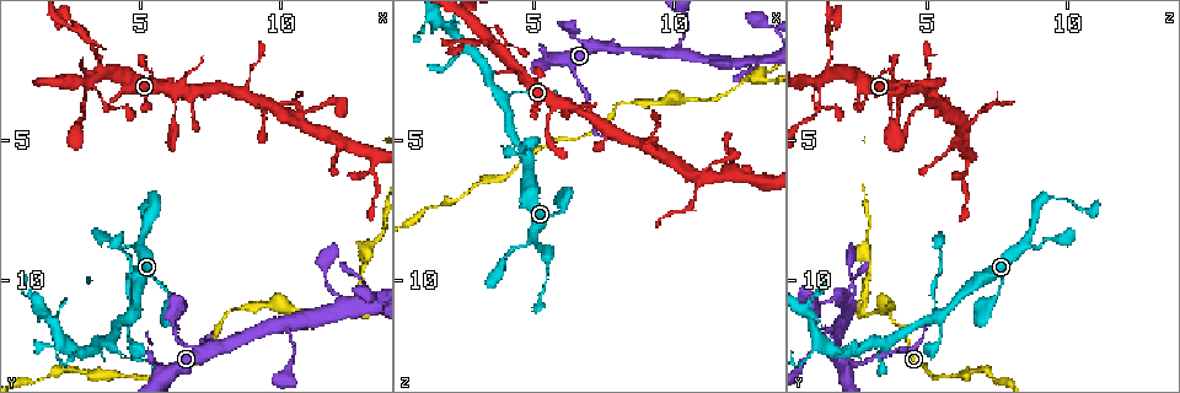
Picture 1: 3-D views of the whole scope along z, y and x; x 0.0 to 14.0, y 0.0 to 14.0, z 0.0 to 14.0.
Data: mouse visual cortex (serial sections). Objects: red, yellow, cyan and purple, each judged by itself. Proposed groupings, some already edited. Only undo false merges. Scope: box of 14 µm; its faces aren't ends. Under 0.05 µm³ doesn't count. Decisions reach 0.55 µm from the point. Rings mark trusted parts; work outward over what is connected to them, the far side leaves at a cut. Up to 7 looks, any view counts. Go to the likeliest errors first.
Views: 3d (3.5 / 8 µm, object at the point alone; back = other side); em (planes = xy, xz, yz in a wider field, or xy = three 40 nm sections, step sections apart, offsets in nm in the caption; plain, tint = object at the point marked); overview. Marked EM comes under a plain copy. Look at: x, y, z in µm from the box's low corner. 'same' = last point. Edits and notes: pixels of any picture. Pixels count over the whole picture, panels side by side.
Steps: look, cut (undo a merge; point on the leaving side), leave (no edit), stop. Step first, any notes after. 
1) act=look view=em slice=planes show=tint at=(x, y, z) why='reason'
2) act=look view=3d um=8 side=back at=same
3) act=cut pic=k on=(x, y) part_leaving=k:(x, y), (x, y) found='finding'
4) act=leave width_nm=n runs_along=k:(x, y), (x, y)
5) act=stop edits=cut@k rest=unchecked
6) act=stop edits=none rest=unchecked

act=look view=3d um=3.5 at=(12.6, 11.2, 2.9) why='three arms meet'

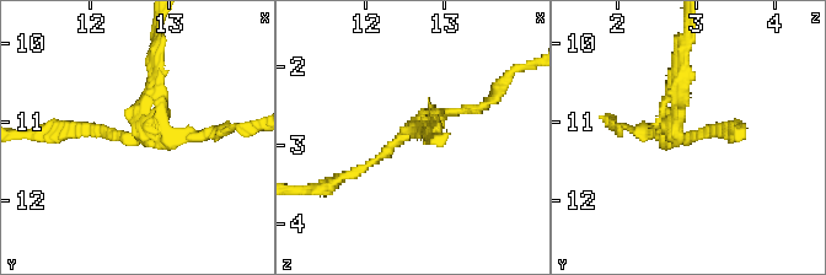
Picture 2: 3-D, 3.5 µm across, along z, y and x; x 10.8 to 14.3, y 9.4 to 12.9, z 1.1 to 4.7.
act=look view=em slice=xy step=2 show=tint at=(12.60, 11.25, 2.85) arms=3 arm_widths_nm=150,150,200

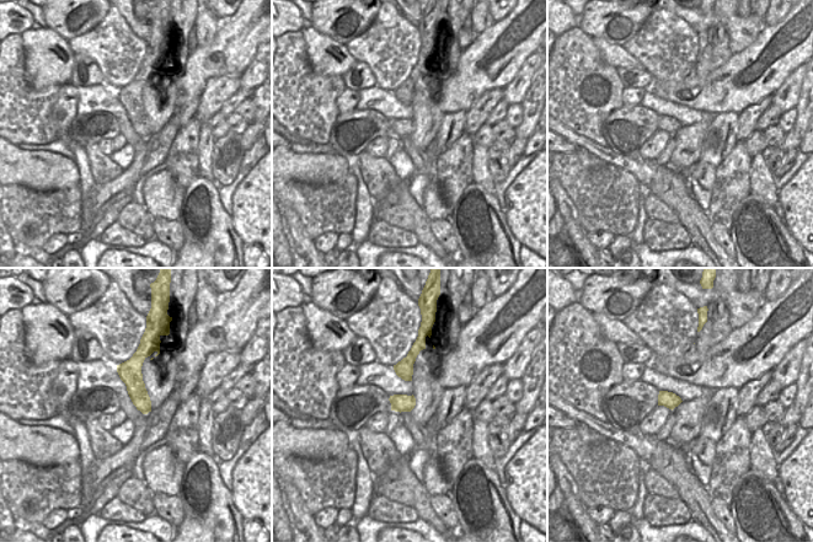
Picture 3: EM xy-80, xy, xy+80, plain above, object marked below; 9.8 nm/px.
act=look view=em slice=planes show=tint at=same why='another direction'

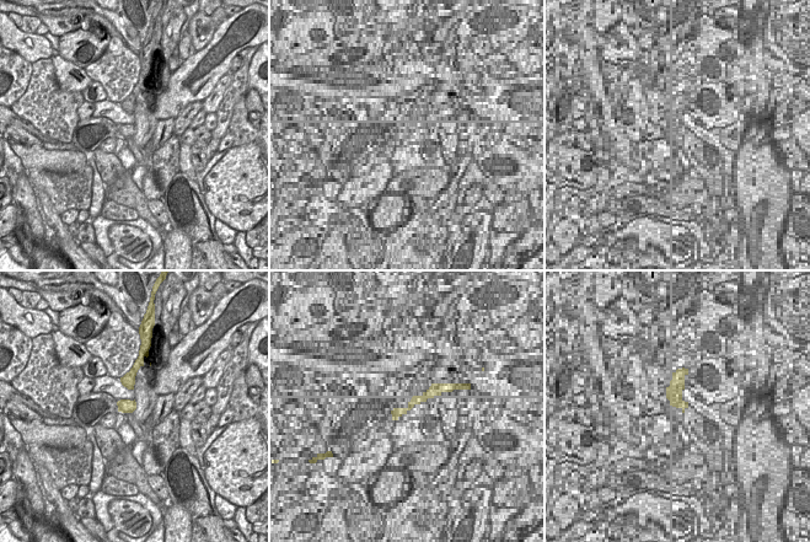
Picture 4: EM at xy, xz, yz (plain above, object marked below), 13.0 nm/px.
act=cut pic=2 on=(675, 87) part_leaving=2:(679, 134), (675, 89), (691, 32) found='two cells meet here'

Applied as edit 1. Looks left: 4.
act=look view=overview why='see it whole again'

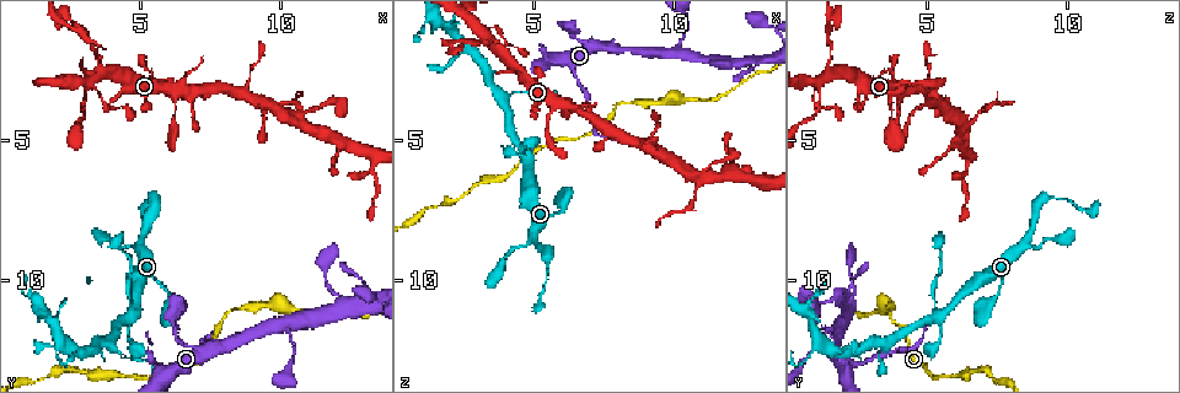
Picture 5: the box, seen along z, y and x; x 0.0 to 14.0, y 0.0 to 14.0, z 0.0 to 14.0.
act=look view=3d um=3.5 at=(10.0, 11.6, 2.0) why='three arms meet'

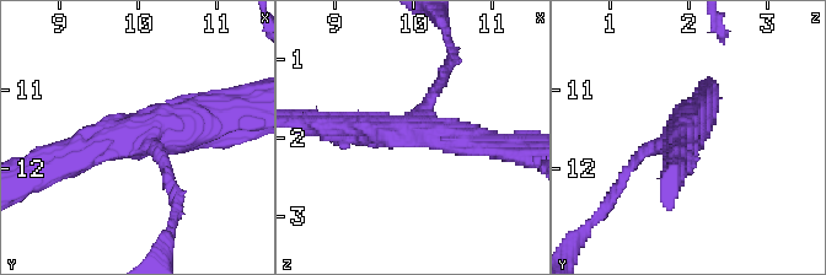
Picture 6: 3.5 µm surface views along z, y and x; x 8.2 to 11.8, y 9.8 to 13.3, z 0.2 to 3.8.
act=look view=em slice=xy step=1 show=tint at=(10.10, 11.55, 1.90) arms=3 arm_widths_nm=100,350,400

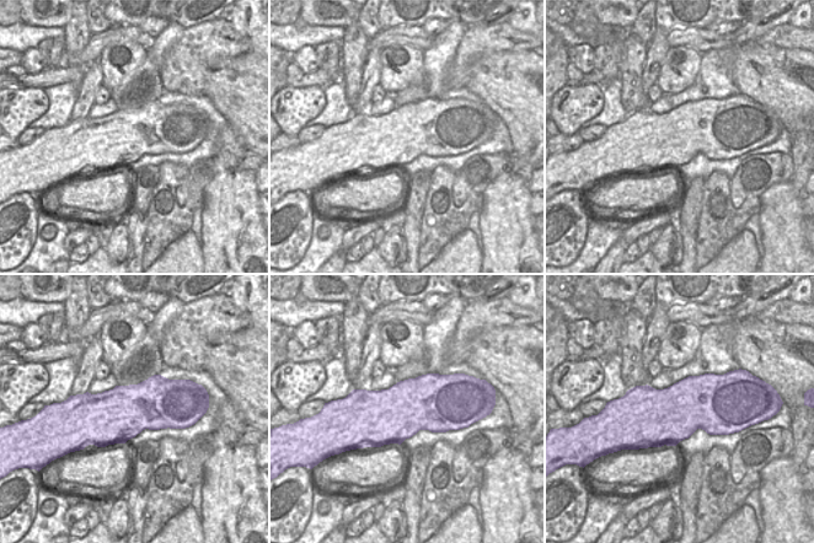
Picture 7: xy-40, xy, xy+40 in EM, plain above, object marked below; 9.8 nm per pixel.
act=look view=em slice=xy step=3 show=tint at=same why='cut it another way'

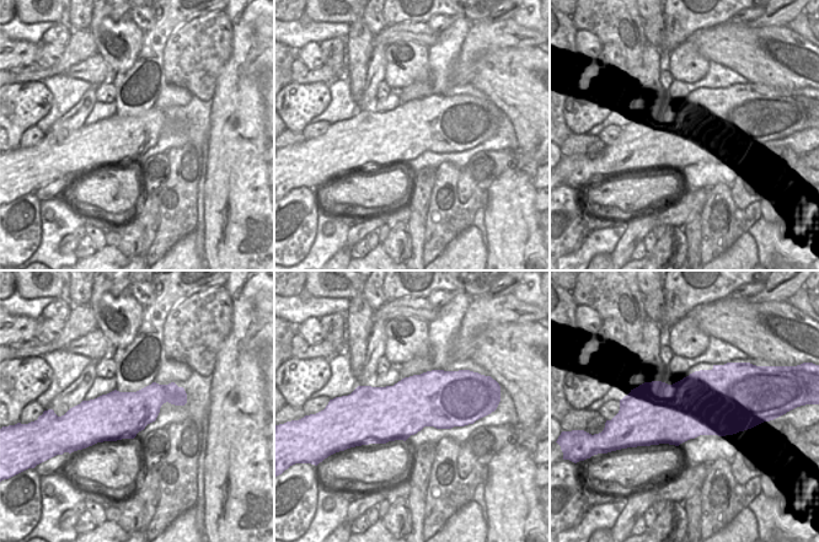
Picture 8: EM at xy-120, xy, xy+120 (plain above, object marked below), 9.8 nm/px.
act=leave runs_along=6:(66, 158), (160, 125), (221, 122) found='one cell here'

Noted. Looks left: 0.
act=stop edits=cut@2 rest=unchecked

